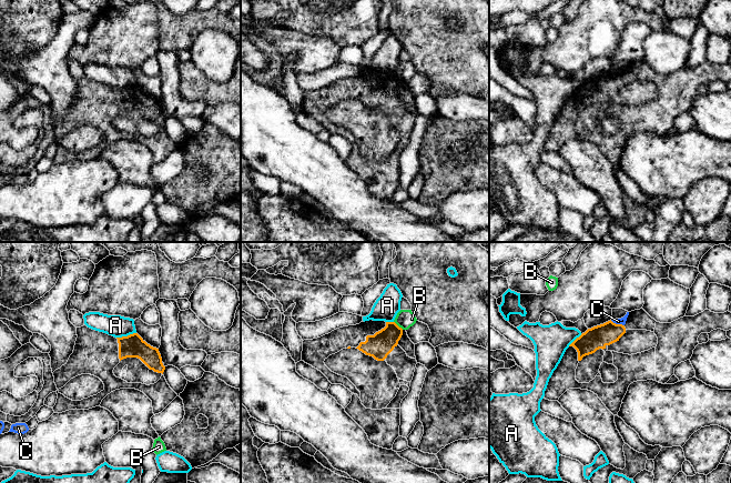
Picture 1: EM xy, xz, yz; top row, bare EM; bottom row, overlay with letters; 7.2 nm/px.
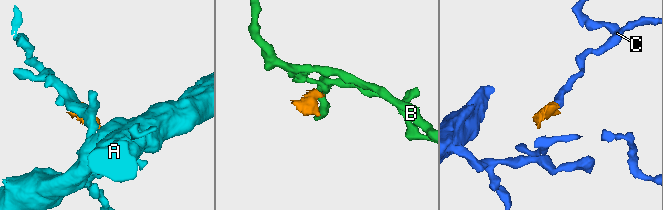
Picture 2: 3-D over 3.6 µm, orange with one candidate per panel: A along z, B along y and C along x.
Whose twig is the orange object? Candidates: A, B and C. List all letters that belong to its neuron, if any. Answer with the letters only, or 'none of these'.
none of these

